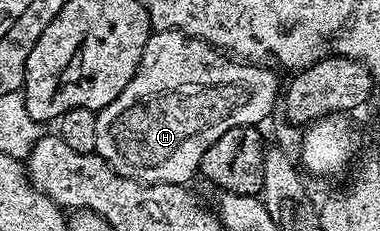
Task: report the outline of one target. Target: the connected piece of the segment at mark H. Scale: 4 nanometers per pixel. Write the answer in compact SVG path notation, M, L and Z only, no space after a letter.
M178 30L152 33L133 80L125 84L117 100L96 113L95 153L121 176L146 182L148 186L158 182L174 186L190 183L190 178L199 174L205 152L209 152L209 148L213 148L229 128L258 127L259 122L265 121L274 110L276 113L281 98L281 82L279 86L278 76L265 67L247 60L236 60L200 38L189 38Z

